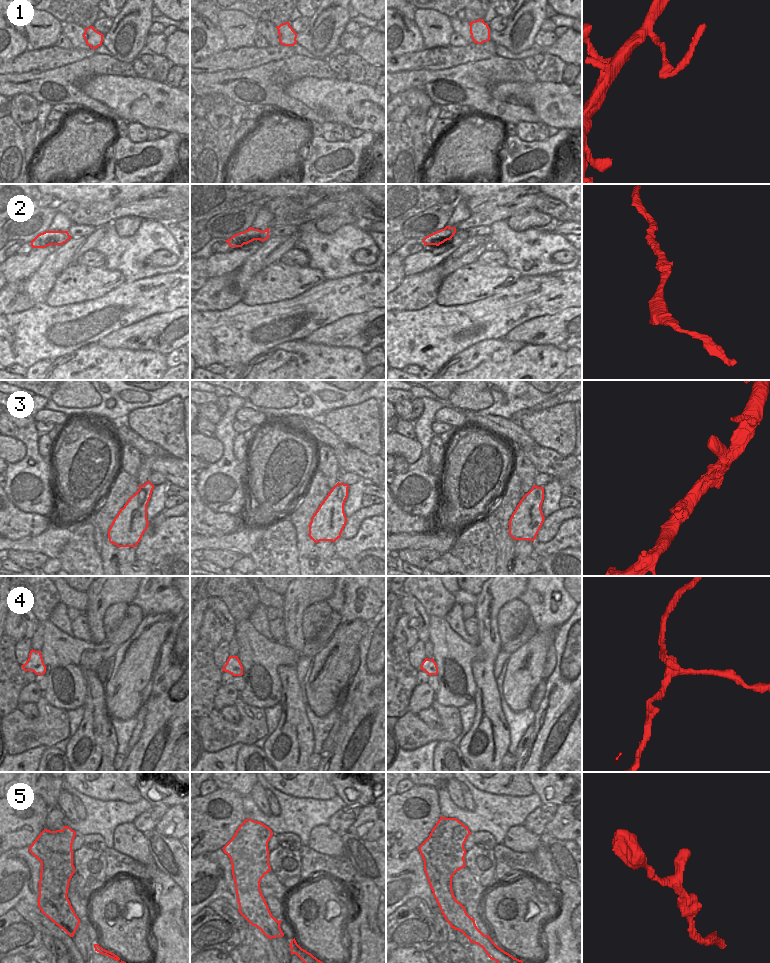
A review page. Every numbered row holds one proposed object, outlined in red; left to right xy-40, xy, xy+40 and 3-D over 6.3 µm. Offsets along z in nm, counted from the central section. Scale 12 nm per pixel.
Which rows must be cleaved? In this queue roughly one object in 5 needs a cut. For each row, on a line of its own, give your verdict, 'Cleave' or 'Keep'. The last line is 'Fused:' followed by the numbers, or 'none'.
1: Cleave
2: Keep
3: Keep
4: Keep
5: Keep
Fused: 1.

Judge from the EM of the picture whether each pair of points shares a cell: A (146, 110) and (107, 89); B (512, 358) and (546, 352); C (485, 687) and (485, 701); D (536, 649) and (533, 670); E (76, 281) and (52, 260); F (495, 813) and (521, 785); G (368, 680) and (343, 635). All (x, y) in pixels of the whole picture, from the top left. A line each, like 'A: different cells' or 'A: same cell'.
A: same cell
B: same cell
C: same cell
D: same cell
E: different cells
F: different cells
G: different cells

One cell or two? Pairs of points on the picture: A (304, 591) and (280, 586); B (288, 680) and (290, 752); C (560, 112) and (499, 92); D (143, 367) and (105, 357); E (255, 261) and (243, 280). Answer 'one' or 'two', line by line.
A: two
B: one
C: one
D: one
E: one

